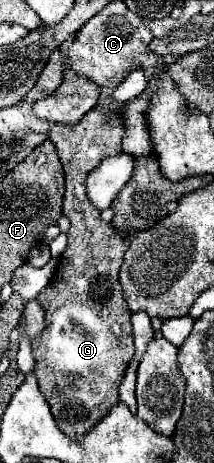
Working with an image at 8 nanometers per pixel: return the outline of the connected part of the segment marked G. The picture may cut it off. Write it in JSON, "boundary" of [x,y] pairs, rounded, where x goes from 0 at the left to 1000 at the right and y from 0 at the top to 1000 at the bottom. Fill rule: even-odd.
{"boundary":[[[467,231],[421,235],[355,270],[243,270],[234,305],[308,374],[299,464],[327,473],[318,533],[280,555],[271,581],[206,629],[168,641],[215,676],[206,715],[159,728],[159,806],[271,922],[336,948],[439,922],[551,862],[570,810],[626,771],[626,728],[607,667],[551,603],[579,542],[607,521],[467,477],[467,456],[402,421],[402,378],[495,339],[551,335],[579,292],[570,257],[495,261]]]}

